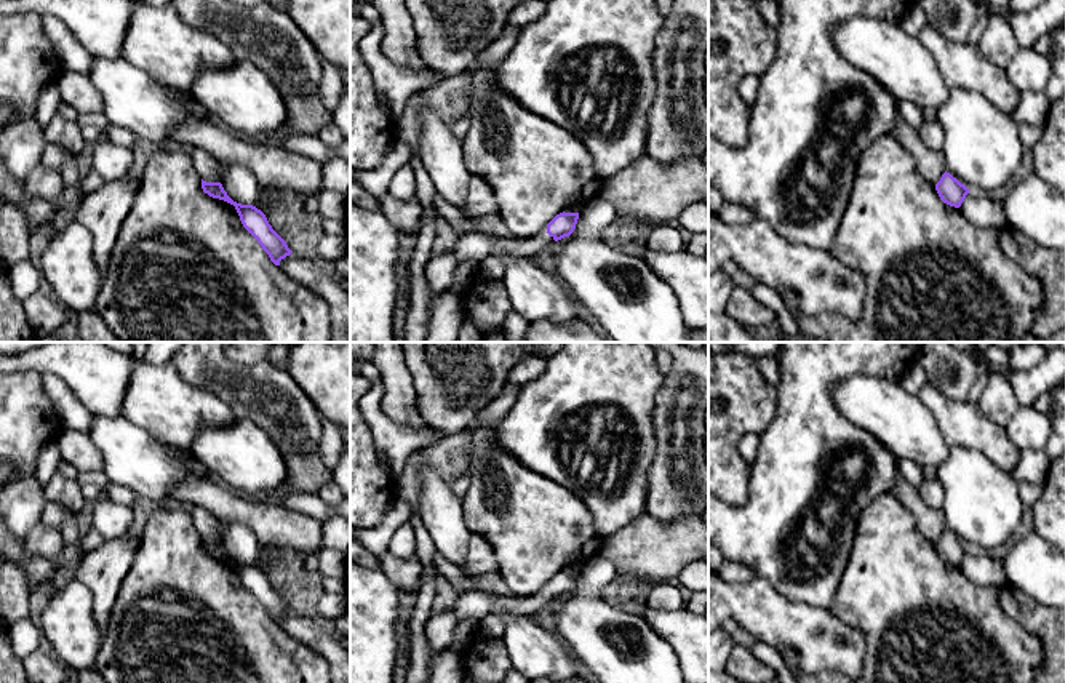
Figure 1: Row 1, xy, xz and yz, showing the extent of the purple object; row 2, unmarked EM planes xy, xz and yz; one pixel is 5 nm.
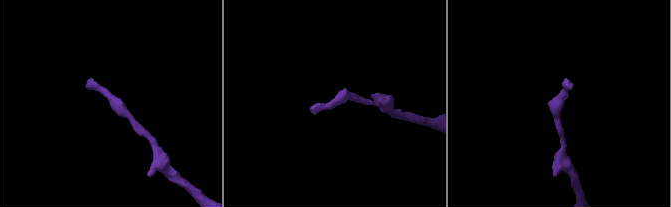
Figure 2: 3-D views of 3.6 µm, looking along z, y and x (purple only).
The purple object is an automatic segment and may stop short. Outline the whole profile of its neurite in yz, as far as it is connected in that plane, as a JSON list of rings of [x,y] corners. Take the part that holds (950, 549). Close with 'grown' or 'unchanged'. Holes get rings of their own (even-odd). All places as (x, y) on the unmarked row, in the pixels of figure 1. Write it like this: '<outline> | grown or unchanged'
[[[947,529],[935,542],[935,549],[943,561],[955,566],[959,566],[966,553],[969,552],[969,547]]] | unchanged

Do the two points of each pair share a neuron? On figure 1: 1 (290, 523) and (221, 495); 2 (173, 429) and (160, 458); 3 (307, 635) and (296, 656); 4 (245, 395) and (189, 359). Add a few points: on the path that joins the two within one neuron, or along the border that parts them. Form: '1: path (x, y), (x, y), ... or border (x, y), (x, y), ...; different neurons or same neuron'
1: path (272, 523), (239, 509); same neuron
2: border (135, 424), (170, 445), (189, 448); different neurons
3: border (277, 624), (290, 635), (317, 650), (330, 666); different neurons
4: path (231, 381), (203, 363); same neuron

